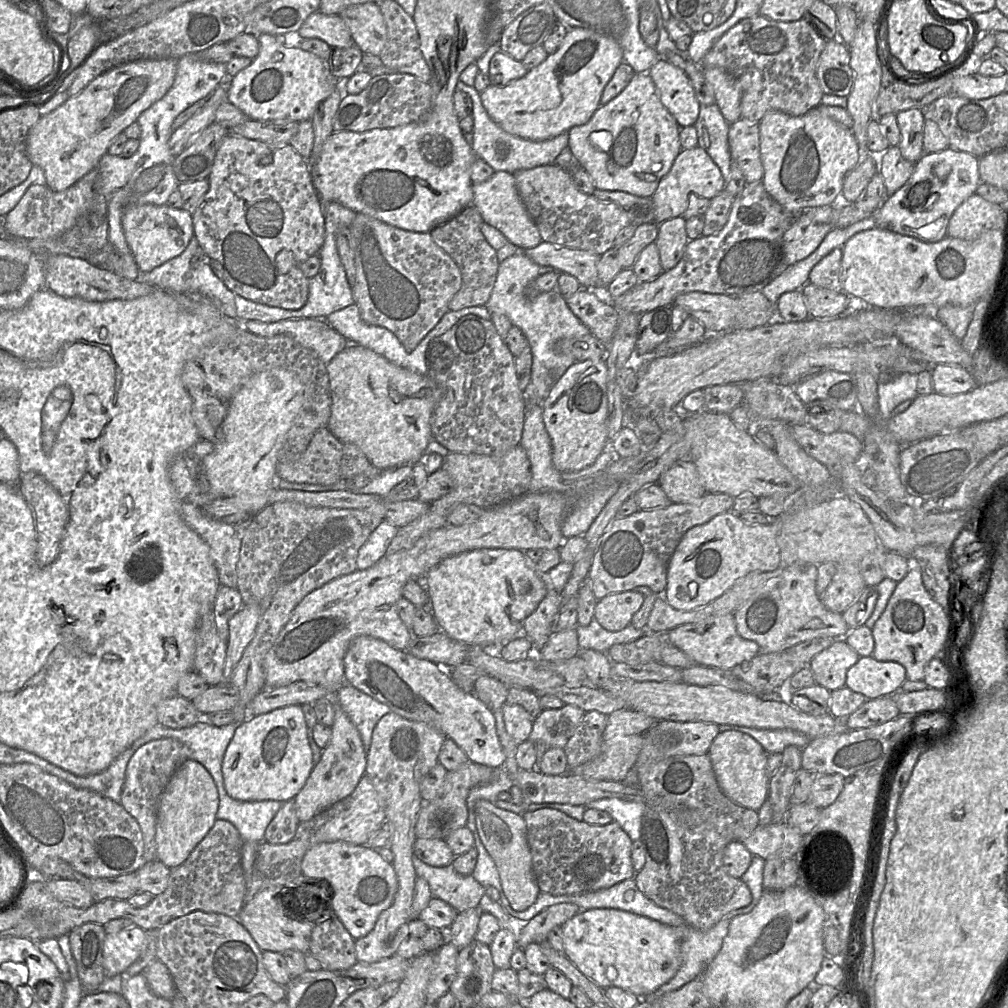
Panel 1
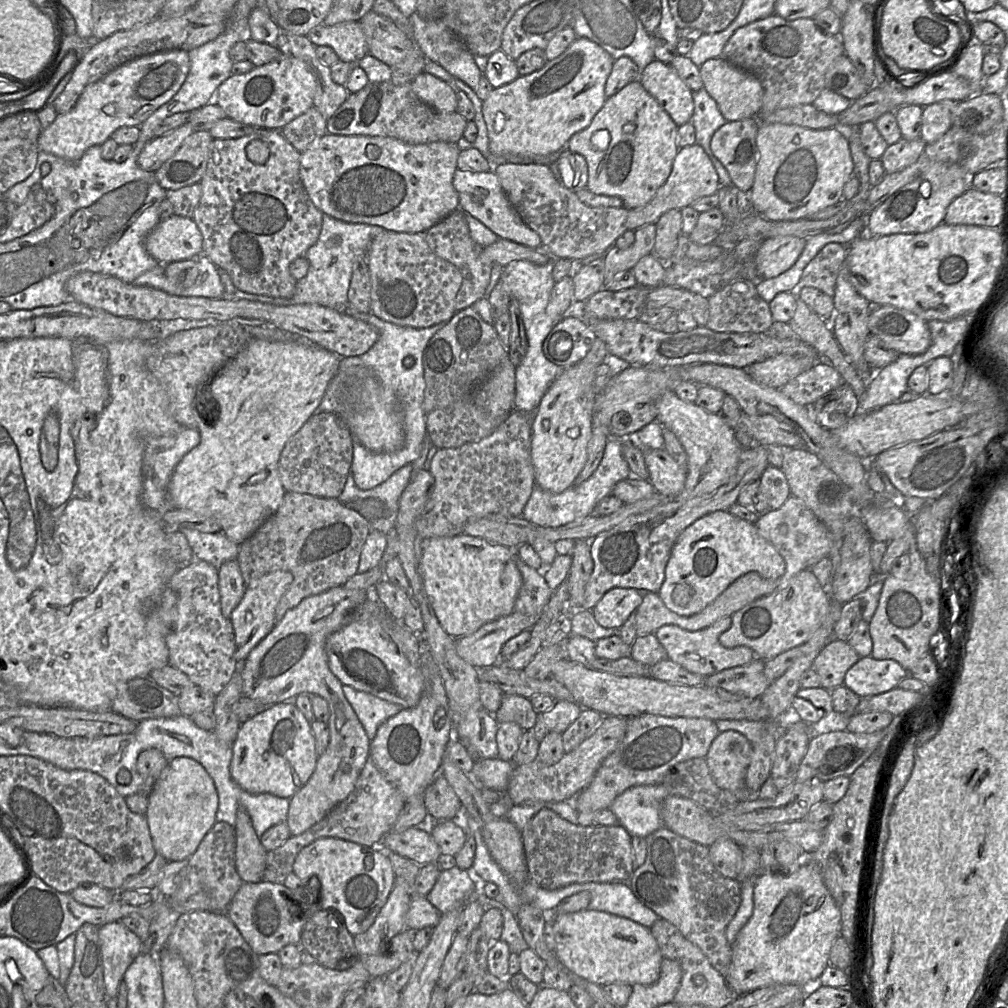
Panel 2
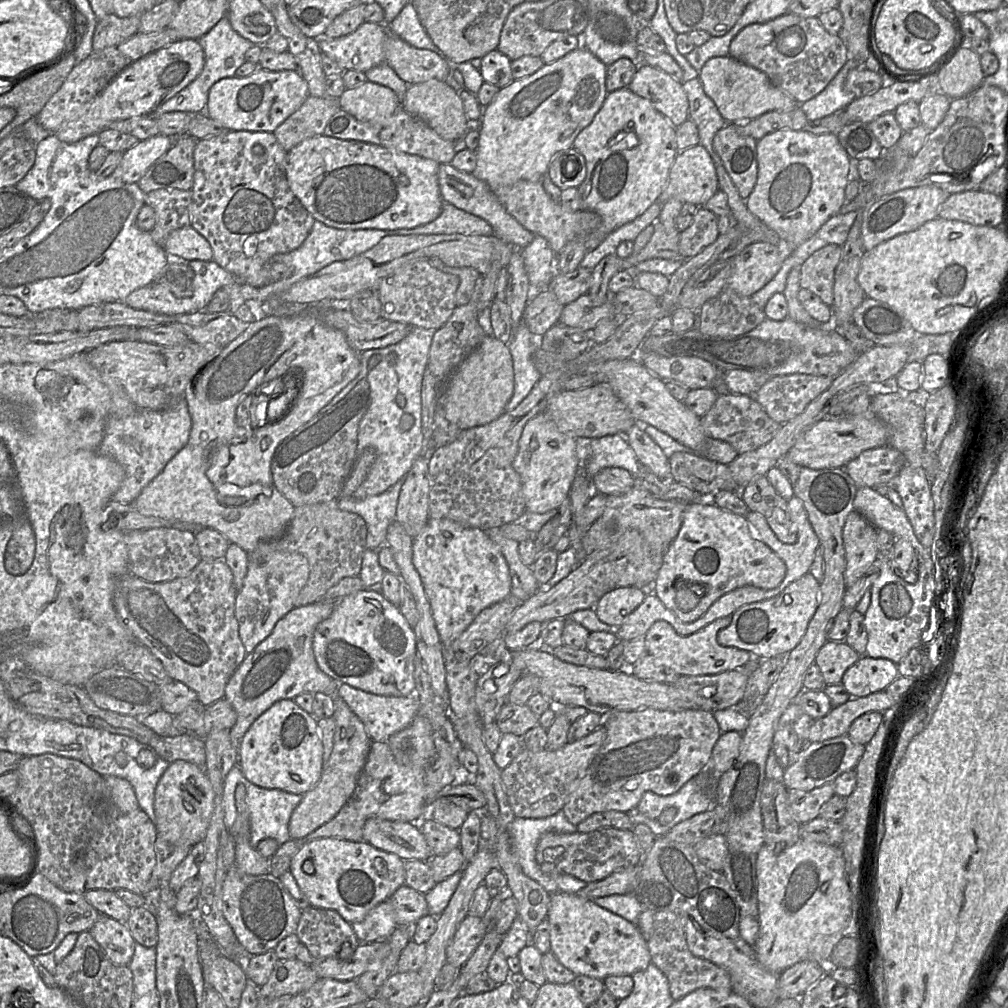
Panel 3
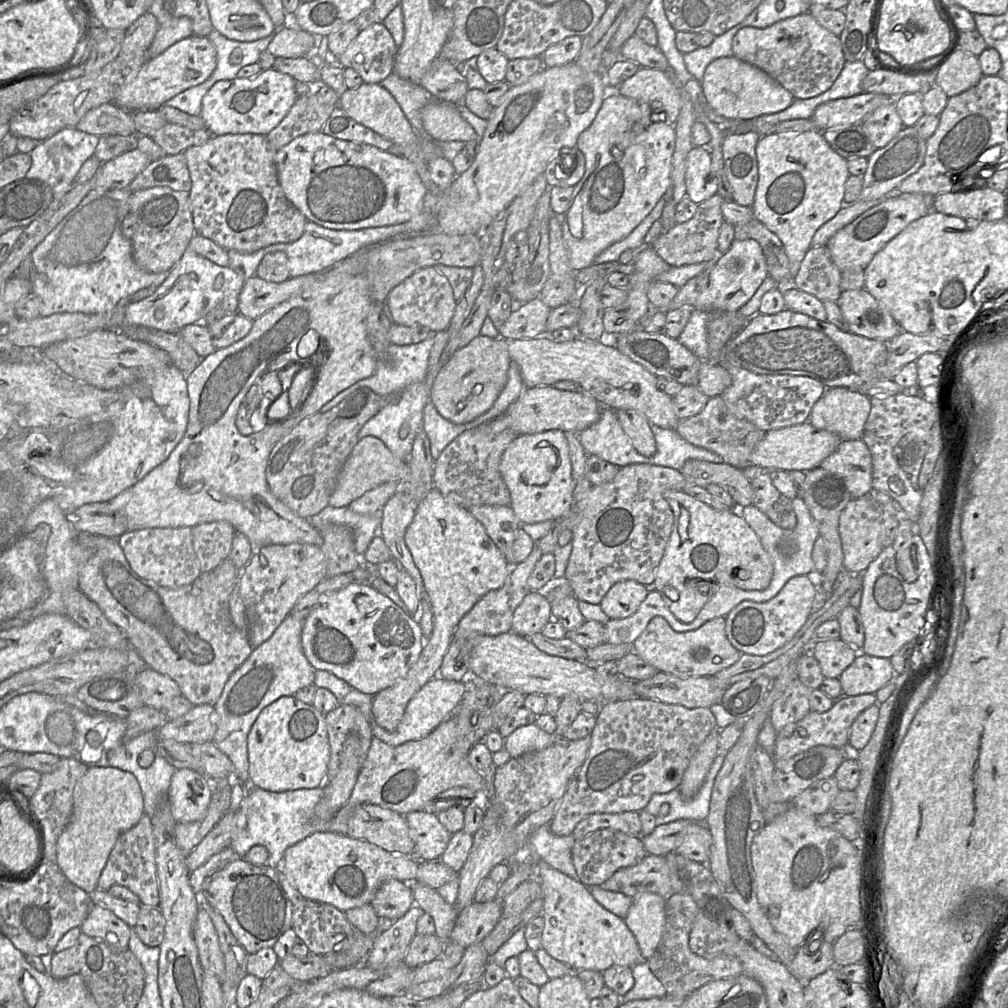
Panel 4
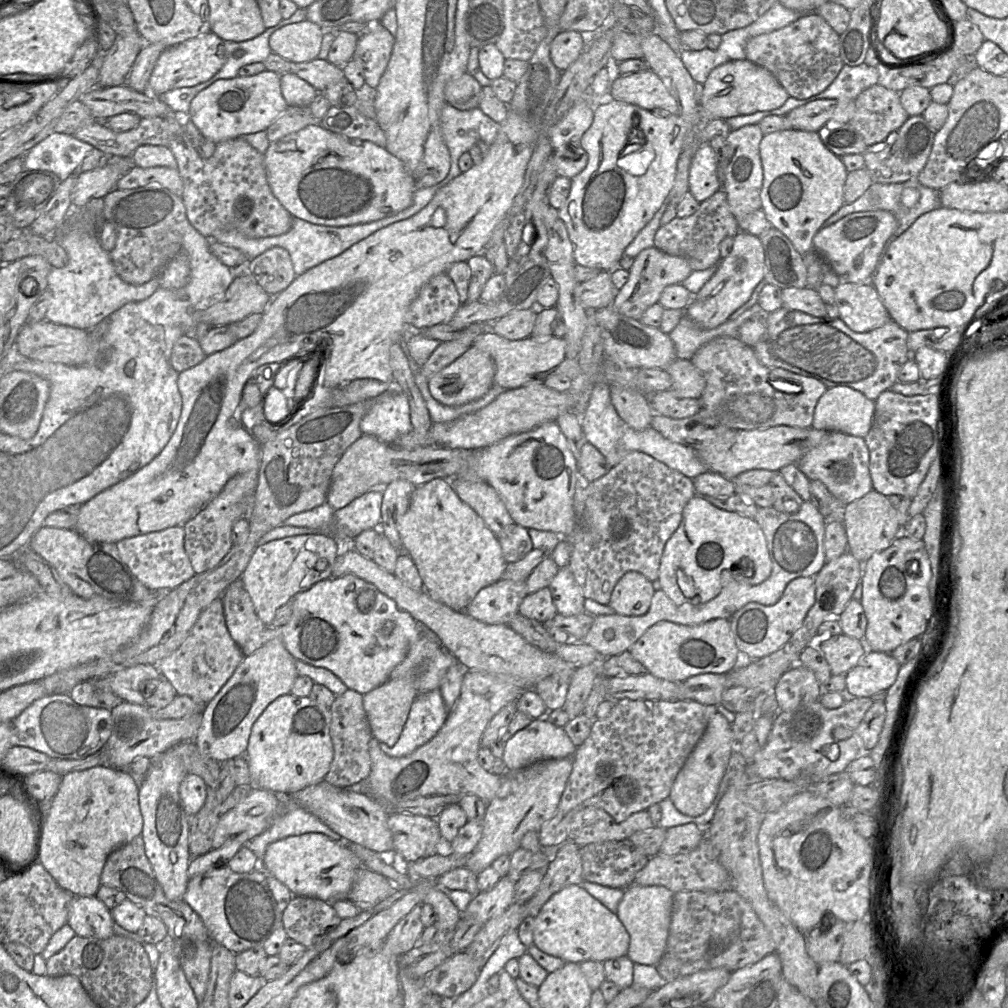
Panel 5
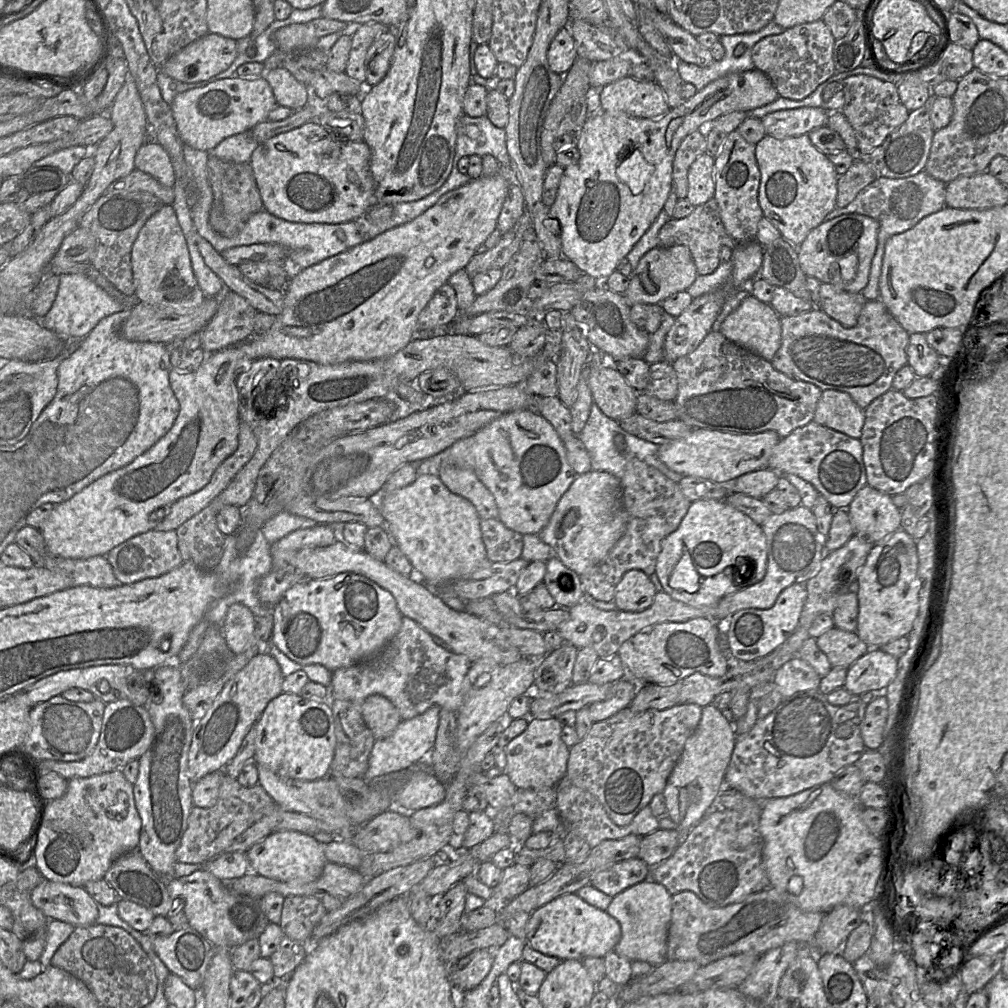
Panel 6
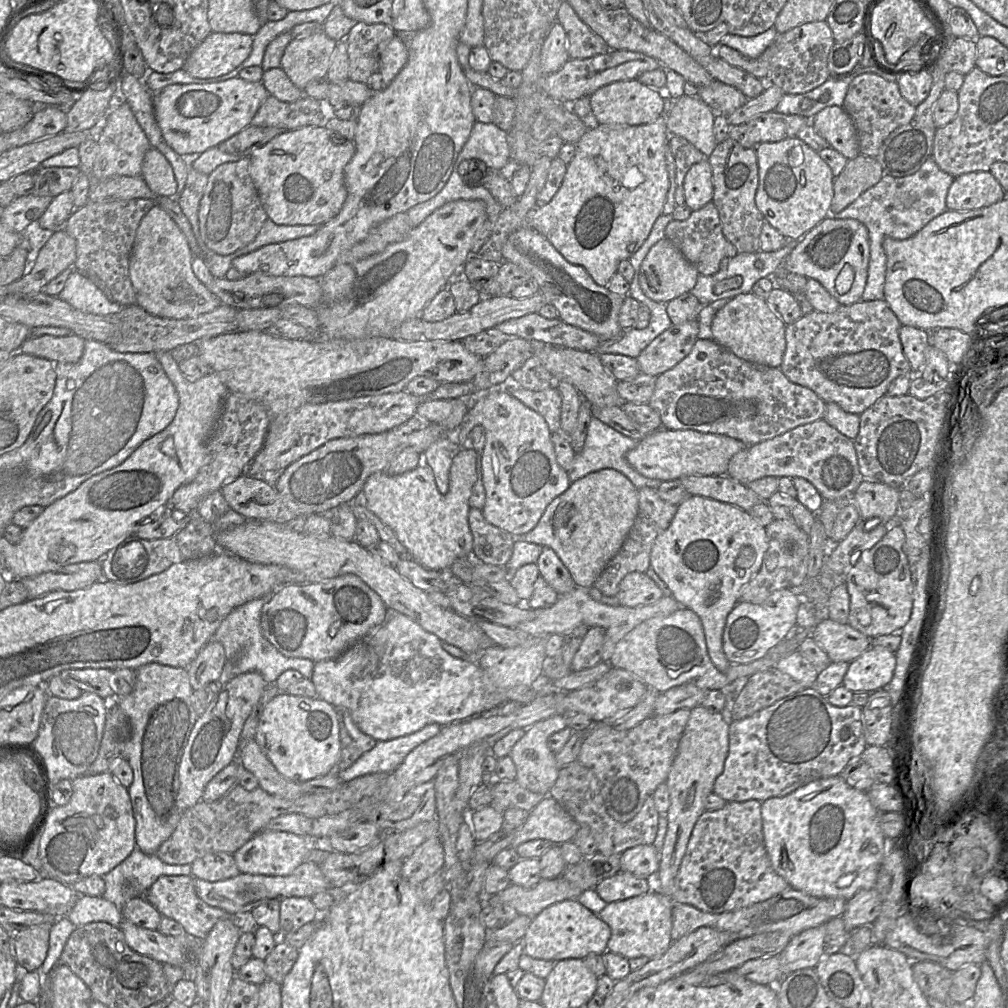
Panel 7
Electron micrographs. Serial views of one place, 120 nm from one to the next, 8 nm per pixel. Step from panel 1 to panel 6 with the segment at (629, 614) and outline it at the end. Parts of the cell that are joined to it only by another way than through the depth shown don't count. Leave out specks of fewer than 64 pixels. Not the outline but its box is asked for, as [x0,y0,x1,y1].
[613,570,656,612]

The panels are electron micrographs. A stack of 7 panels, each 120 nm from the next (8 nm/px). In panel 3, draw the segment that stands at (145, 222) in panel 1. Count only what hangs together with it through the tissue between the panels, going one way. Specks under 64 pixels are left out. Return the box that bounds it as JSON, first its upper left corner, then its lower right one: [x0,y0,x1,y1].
[163,225,213,260]

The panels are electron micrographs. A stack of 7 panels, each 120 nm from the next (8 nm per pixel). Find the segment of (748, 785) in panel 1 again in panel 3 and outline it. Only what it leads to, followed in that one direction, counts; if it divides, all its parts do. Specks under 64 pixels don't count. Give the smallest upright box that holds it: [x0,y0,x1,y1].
[709,731,742,779]

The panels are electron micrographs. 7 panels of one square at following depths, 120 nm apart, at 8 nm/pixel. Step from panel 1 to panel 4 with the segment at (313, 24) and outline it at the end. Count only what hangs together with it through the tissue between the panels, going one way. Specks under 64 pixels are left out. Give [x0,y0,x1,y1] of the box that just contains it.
[333,22,397,84]

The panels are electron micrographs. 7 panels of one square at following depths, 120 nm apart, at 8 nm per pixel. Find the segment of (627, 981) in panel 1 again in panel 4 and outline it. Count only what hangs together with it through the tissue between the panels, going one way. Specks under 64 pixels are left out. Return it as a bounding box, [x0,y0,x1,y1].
[535,859,642,972]

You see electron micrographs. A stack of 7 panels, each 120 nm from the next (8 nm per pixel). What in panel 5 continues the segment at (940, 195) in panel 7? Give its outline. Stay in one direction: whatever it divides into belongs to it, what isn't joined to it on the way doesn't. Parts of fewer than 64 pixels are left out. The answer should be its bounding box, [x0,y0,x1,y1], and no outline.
[822,178,941,238]

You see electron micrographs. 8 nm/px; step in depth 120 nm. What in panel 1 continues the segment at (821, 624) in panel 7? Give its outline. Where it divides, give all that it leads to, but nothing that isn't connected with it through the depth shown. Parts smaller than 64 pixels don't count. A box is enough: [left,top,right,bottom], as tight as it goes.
[809,638,860,691]

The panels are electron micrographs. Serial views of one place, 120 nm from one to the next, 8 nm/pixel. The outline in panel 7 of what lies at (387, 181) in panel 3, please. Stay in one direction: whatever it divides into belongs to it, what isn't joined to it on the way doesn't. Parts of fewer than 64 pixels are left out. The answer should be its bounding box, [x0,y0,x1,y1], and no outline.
[249,126,356,225]

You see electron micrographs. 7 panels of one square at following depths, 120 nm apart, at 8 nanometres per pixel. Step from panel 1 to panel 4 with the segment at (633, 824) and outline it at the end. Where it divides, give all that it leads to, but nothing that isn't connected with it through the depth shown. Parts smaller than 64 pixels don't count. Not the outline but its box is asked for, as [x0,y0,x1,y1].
[644,753,724,826]

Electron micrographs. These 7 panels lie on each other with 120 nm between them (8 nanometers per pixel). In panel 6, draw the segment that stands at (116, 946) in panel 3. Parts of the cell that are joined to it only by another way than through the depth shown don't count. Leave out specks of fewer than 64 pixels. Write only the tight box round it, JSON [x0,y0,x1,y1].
[31,879,98,927]

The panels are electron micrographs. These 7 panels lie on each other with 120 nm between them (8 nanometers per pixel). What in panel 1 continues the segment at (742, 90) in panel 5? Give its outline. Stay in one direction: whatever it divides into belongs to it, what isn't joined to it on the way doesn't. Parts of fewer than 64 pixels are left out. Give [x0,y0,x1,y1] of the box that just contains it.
[703,68,741,124]

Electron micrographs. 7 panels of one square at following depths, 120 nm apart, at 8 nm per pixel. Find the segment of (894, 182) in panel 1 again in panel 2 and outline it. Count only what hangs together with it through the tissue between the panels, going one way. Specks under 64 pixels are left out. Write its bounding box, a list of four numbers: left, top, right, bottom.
[880,138,926,173]

